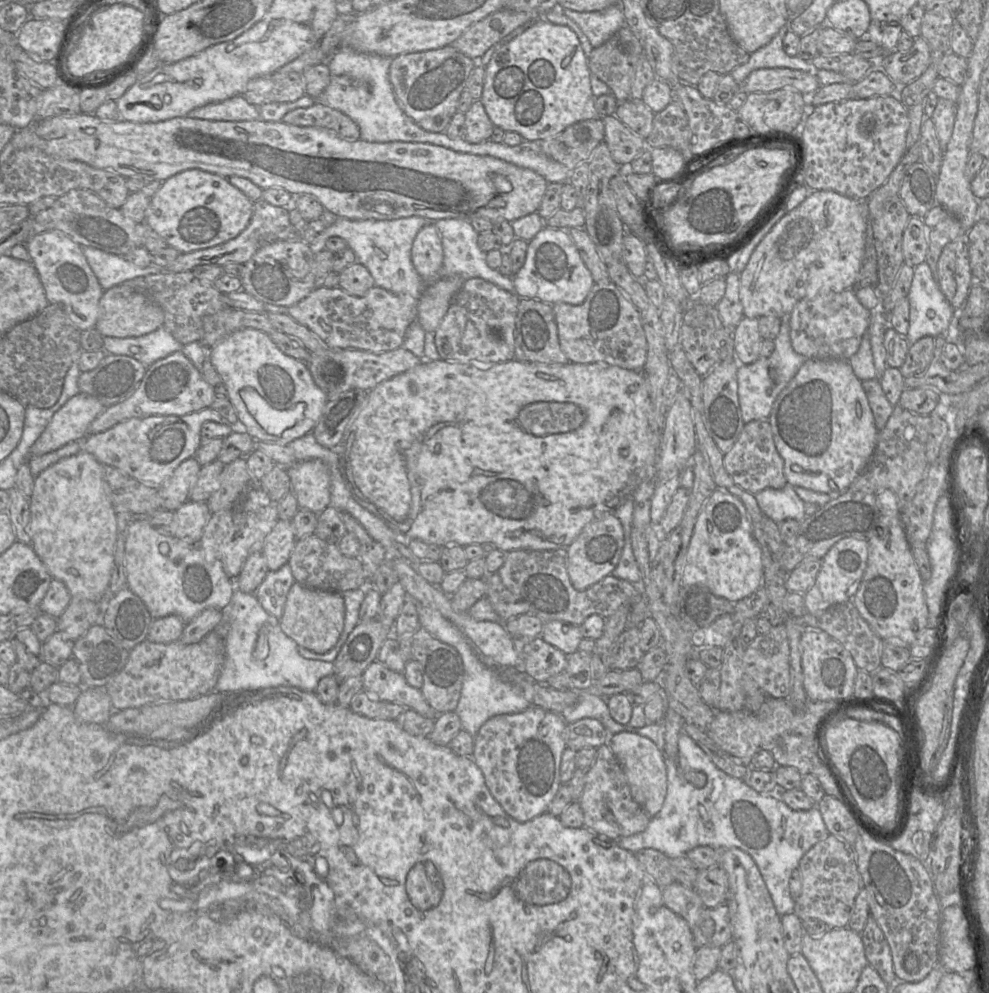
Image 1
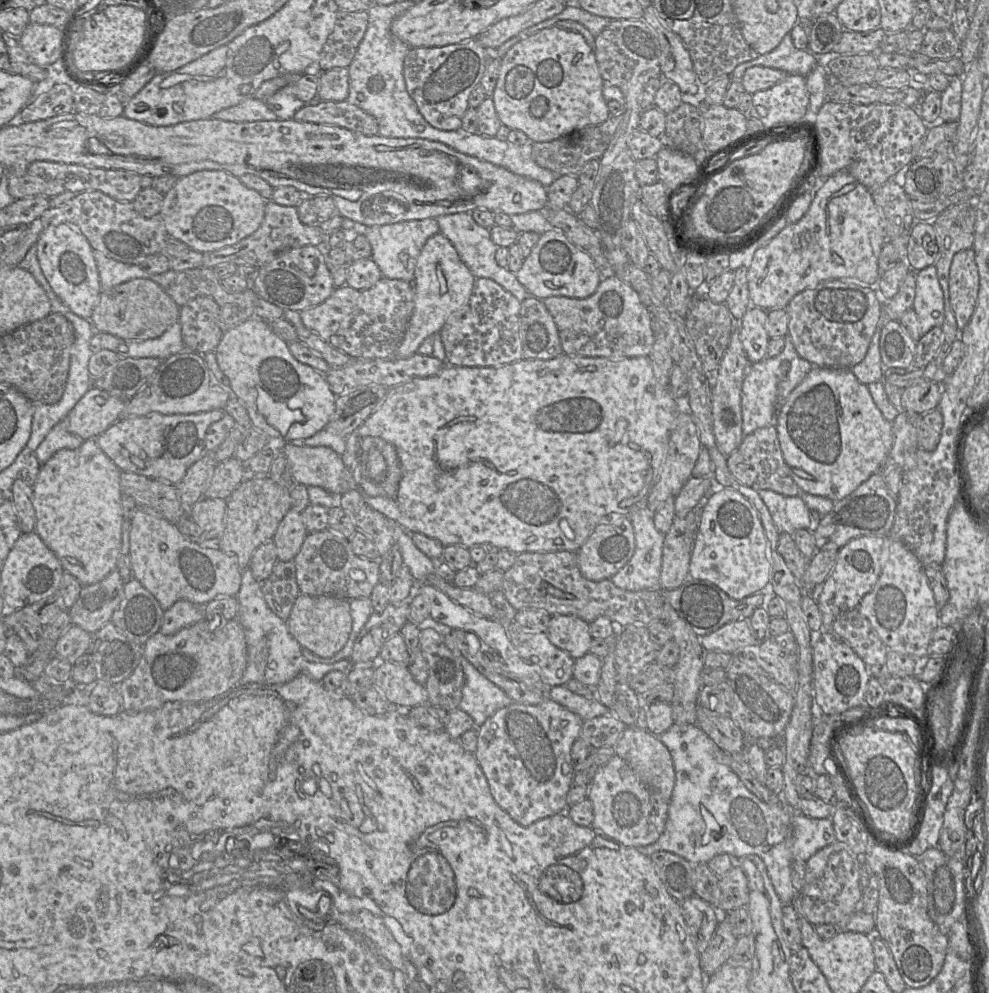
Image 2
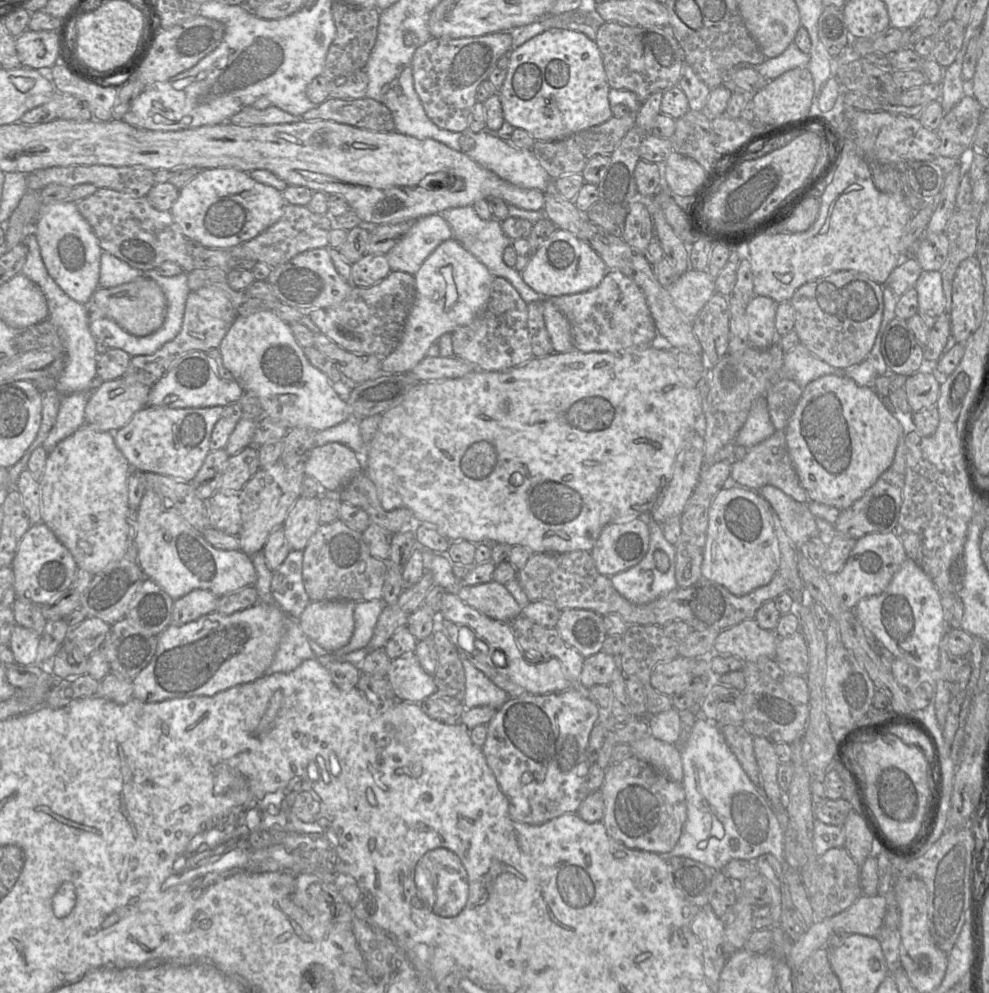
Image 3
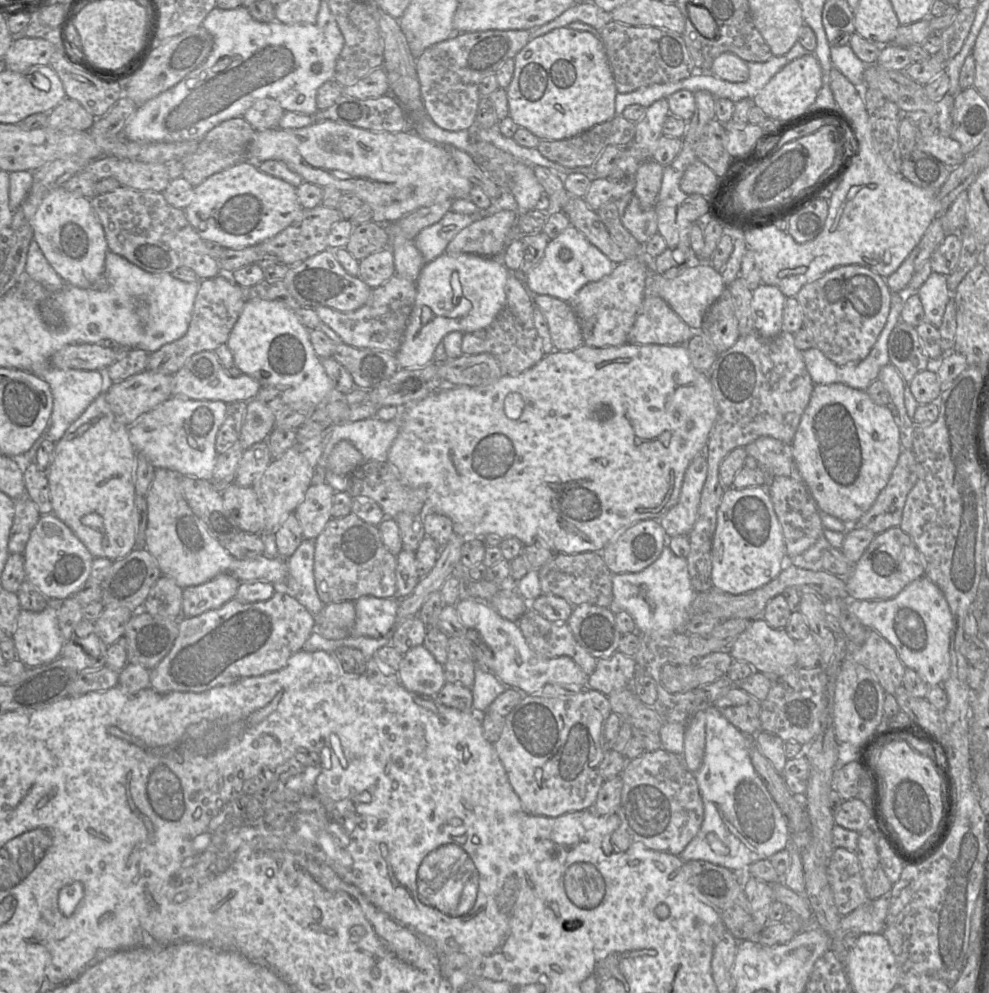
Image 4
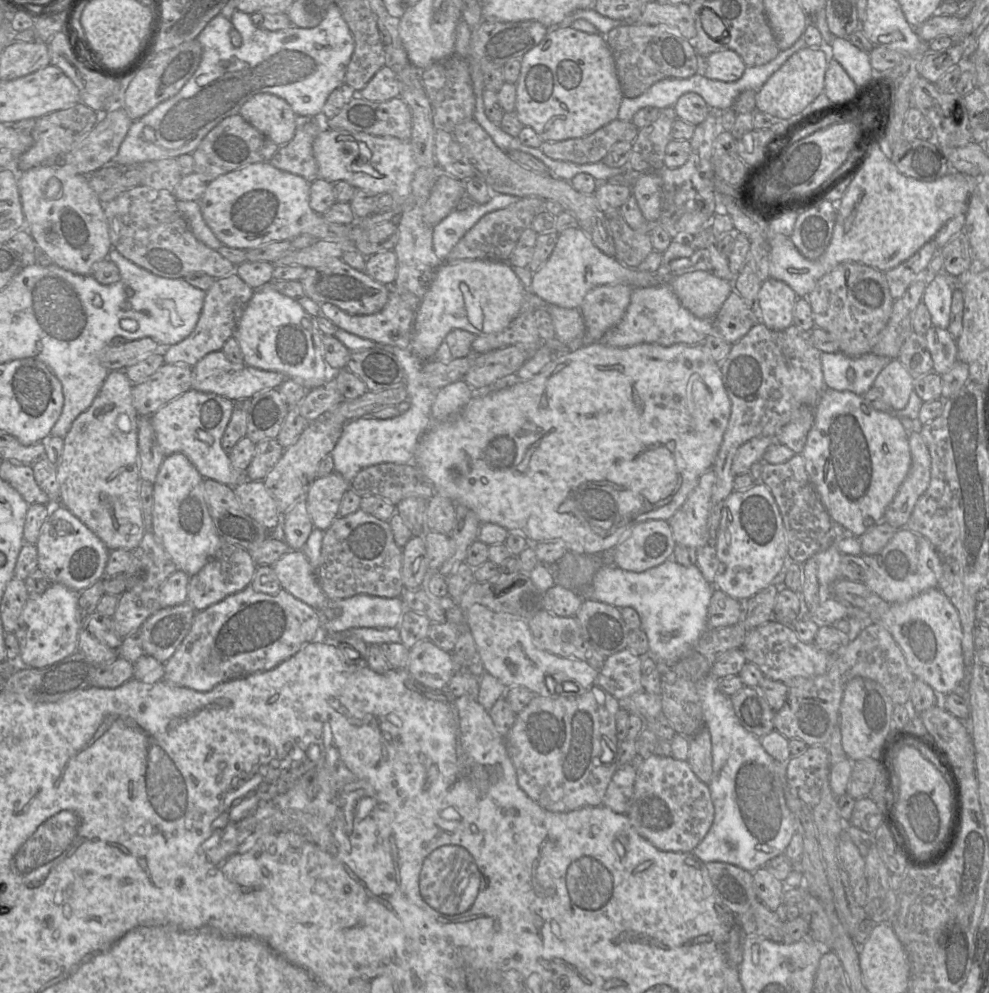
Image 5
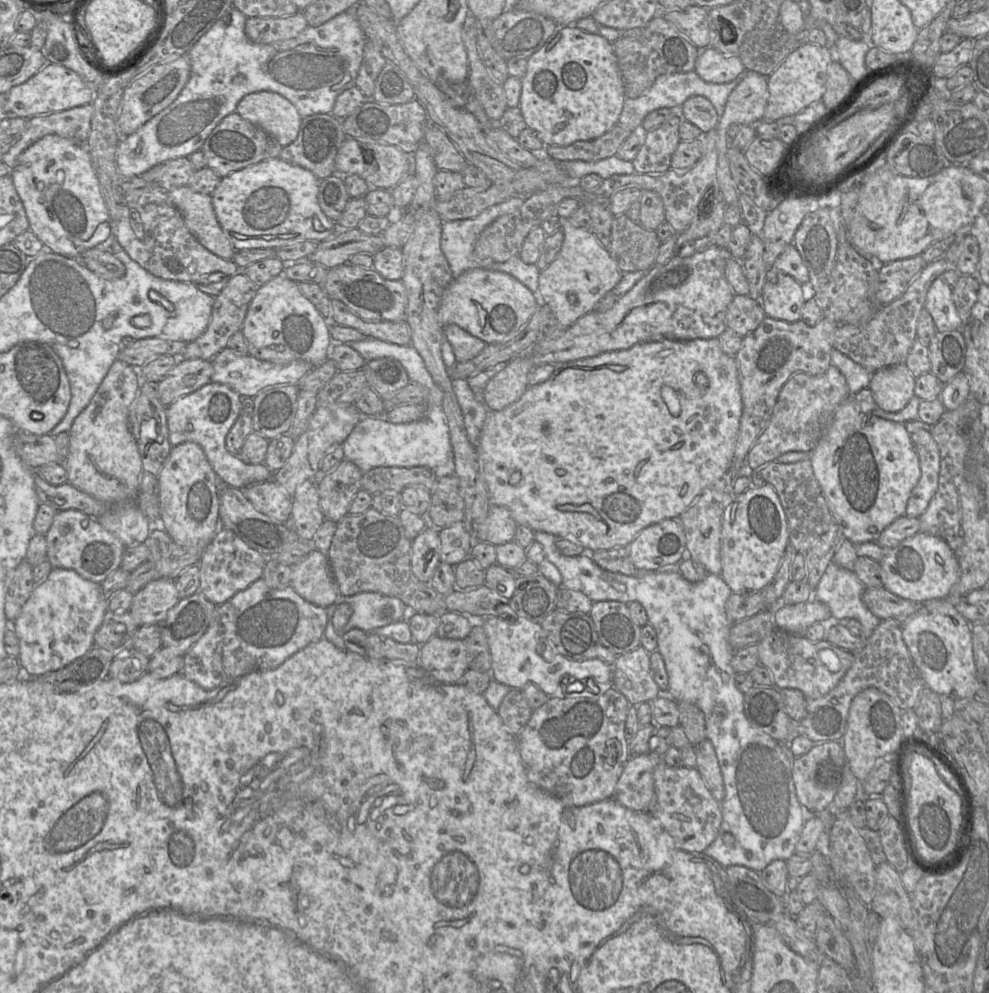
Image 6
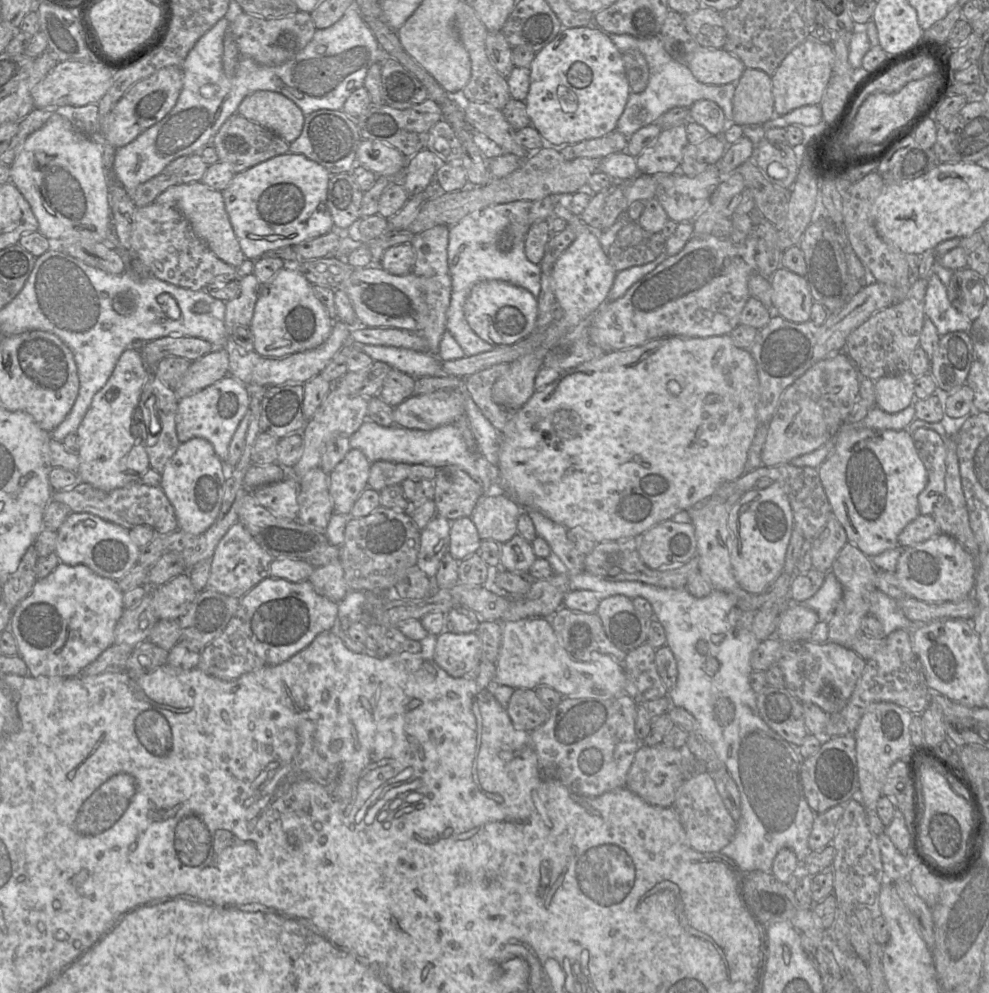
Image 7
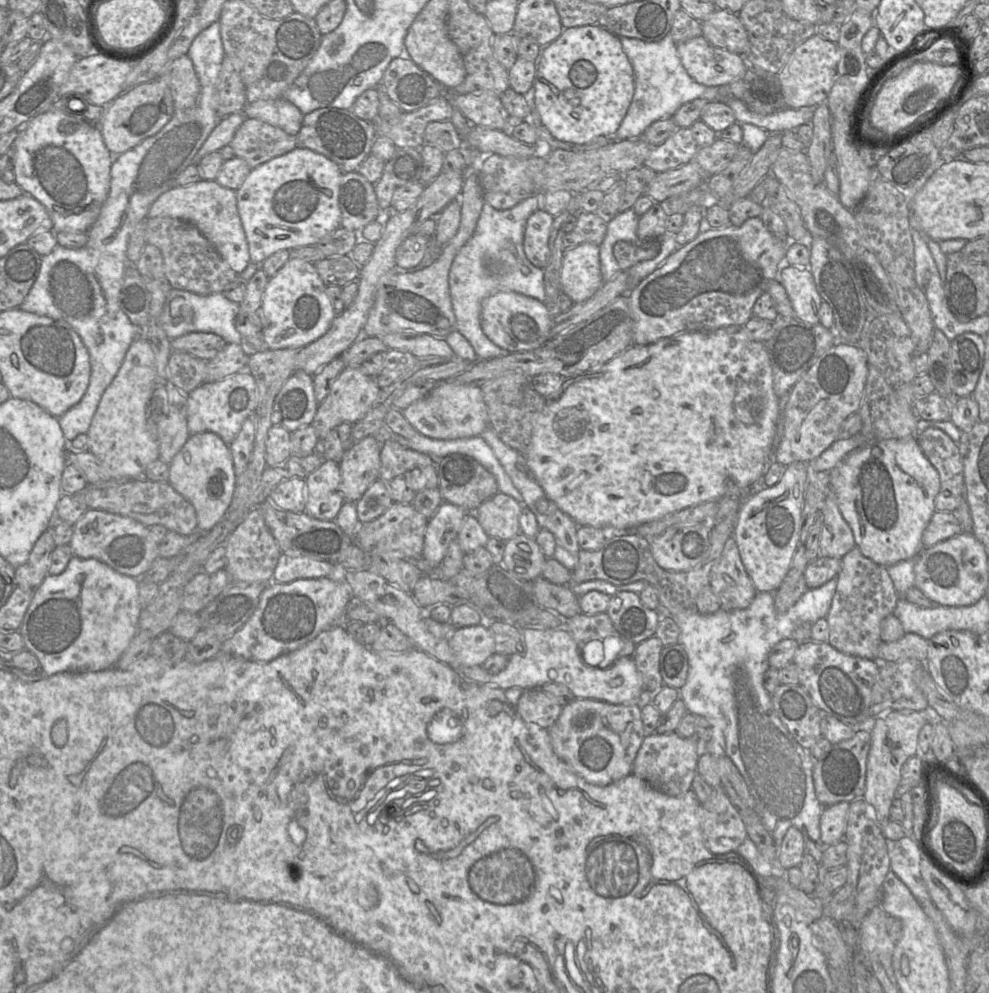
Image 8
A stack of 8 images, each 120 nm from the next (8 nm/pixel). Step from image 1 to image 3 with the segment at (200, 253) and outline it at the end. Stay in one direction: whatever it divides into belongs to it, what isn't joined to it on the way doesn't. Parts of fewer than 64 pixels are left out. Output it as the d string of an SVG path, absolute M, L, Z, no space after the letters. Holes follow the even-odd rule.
M287 204L280 219L257 237L229 249L233 259L262 262L271 268L287 263L296 255L312 249L329 247L333 218L313 213L307 206Z

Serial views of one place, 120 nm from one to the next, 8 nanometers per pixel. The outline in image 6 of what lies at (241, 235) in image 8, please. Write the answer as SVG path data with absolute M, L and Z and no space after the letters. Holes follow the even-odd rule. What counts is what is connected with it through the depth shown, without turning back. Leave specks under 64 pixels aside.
M188 185L166 192L192 235L213 254L232 259L236 250L217 220L211 195L195 192Z

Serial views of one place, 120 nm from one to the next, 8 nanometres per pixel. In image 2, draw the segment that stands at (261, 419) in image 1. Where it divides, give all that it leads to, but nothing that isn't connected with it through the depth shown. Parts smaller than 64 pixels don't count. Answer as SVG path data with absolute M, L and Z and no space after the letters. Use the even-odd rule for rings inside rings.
M260 391L257 408L268 424L277 429L281 436L292 426L303 425L303 413L299 408L289 409L287 405L276 402L267 392Z

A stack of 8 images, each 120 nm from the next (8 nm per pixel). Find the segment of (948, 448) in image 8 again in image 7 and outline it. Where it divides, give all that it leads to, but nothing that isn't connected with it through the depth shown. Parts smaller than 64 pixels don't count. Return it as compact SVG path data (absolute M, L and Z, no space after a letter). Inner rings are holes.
M927 428L917 429L912 437L928 473L927 486L918 497L920 515L930 515L940 495L945 493L945 441L937 432Z

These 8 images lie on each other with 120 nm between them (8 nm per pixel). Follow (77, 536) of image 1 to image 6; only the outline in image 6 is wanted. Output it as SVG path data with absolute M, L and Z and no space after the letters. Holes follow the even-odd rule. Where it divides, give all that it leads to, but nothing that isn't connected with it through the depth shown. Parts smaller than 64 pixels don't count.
M114 361L88 406L74 420L68 432L68 455L63 462L68 483L98 500L118 505L110 508L98 521L126 547L142 544L152 529L152 523L134 503L144 470L129 412L141 382L138 369L124 361Z

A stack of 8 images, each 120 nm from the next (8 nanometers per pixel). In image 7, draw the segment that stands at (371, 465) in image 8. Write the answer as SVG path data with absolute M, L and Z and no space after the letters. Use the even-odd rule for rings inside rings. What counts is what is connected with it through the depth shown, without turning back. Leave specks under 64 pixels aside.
M351 448L329 473L329 493L335 513L350 516L358 497L368 487L371 465L362 451Z

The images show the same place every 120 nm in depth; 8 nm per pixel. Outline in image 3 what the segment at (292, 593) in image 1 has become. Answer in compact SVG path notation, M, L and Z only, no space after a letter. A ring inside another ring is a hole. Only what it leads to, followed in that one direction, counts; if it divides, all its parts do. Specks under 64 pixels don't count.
M349 600L310 601L297 621L310 640L333 652L352 637L354 607L355 602Z

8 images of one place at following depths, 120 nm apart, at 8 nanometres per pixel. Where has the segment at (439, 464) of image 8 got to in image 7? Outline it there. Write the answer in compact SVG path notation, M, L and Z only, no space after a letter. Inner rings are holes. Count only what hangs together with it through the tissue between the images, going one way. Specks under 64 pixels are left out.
M447 465L437 468L434 480L434 502L436 513L449 521L462 517L471 517L478 502L484 495L484 488L480 482L472 478L466 471L456 465Z

